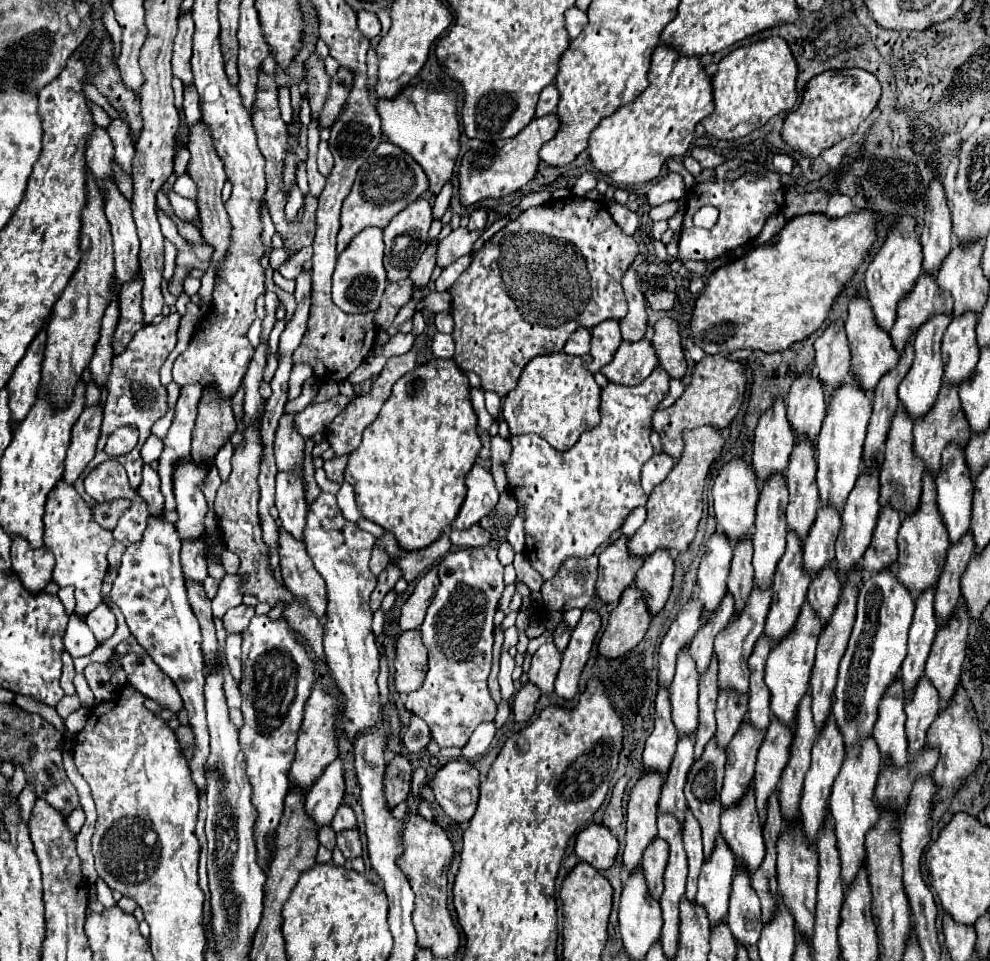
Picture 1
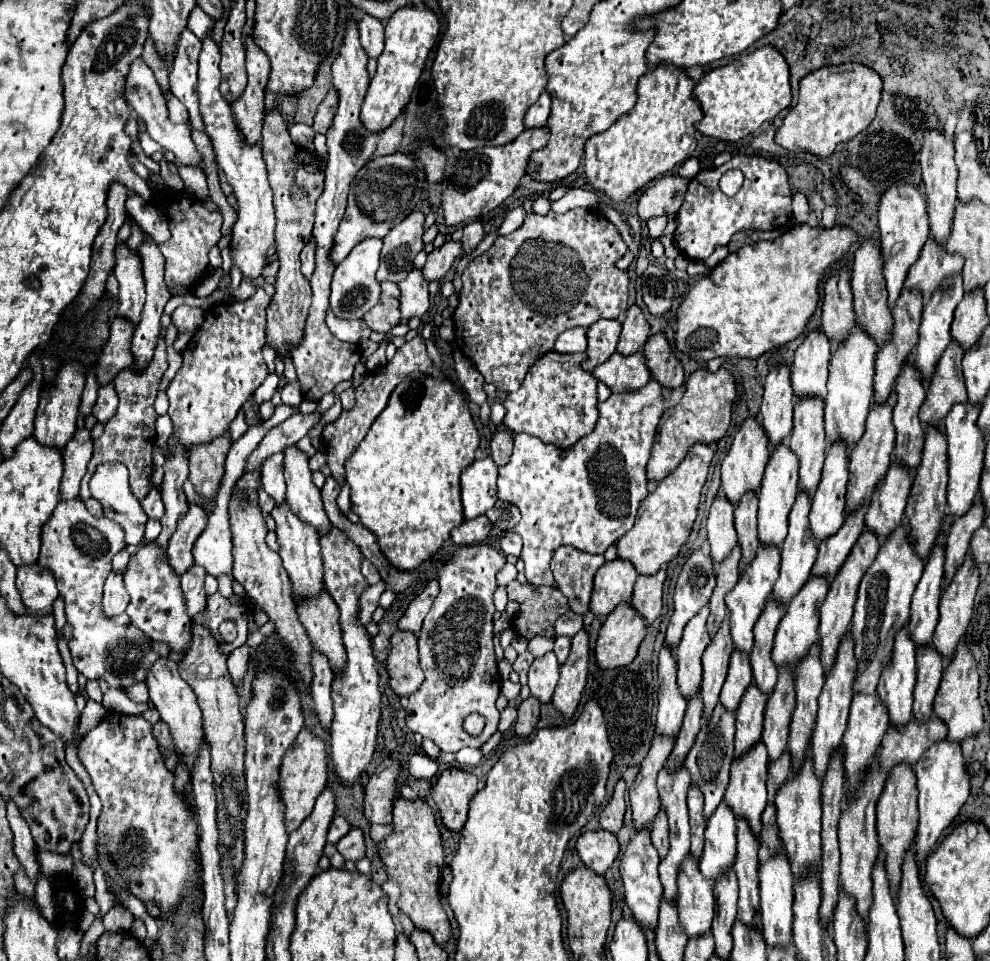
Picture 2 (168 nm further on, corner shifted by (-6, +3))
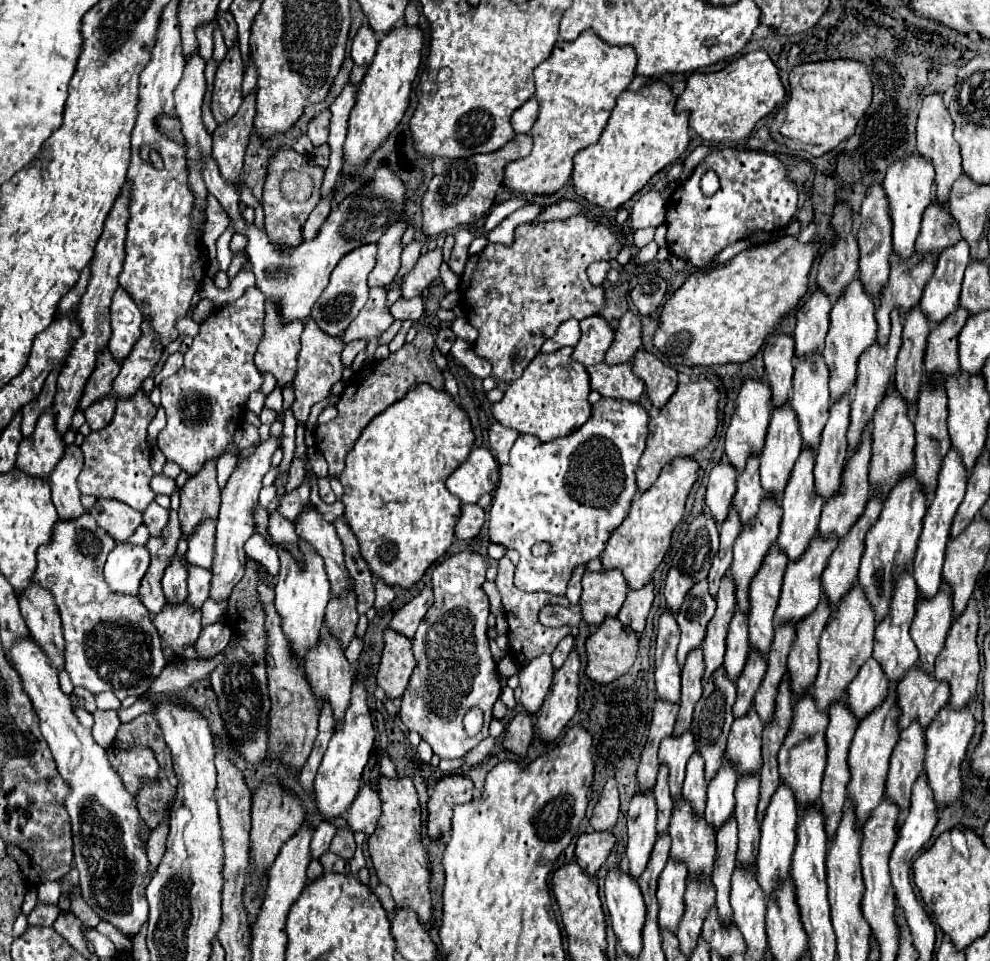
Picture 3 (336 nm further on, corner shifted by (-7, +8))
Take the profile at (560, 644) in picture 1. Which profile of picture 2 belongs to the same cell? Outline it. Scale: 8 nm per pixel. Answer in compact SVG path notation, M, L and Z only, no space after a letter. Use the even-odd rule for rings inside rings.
M559 636L559 638L555 638L555 648L553 648L553 652L557 654L559 664L563 664L563 662L567 660L569 646L571 646L571 638L569 638L569 636Z

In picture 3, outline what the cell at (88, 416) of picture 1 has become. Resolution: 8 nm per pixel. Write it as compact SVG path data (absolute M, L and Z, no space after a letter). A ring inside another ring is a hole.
M68 445L62 461L48 477L48 483L52 489L52 503L62 521L80 517L84 513L84 507L80 503L80 491L76 487L76 479L82 471L82 463L84 459L82 459L80 447Z

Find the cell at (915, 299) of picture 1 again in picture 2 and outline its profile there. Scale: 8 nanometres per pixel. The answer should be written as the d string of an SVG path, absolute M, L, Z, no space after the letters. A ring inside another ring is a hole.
M933 238L927 240L927 244L921 250L919 260L911 266L909 276L905 280L905 288L921 290L925 298L933 296L937 288L943 286L945 280L951 276L959 276L963 270L963 258L951 256L941 248Z

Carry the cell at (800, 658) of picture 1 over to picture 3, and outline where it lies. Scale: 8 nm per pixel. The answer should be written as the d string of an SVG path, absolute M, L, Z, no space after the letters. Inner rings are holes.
M816 533L816 539L812 539L812 543L808 545L808 551L796 559L790 561L784 573L784 583L782 583L782 595L780 595L780 605L776 609L774 615L774 623L798 623L800 619L804 619L806 615L810 615L818 601L820 601L820 593L822 593L822 585L820 585L820 575L828 563L828 557L832 555L832 551L836 549L838 539L832 539L832 535L828 535L828 539L820 539L820 533Z

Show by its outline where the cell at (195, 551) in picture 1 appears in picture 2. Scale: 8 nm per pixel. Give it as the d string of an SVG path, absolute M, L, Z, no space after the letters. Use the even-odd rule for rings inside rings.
M193 564L181 576L181 588L183 588L183 594L187 598L187 612L189 612L189 616L195 616L199 610L203 610L203 604L207 600L205 576L207 576L207 572L203 572L203 568L199 568L197 564Z

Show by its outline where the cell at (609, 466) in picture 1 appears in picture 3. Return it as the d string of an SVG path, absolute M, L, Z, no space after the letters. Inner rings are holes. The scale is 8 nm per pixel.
M600 399L594 407L592 407L592 417L588 419L588 423L584 423L580 429L576 429L572 435L564 437L564 439L554 439L554 441L548 441L548 443L542 443L540 439L534 439L532 435L520 435L510 451L510 461L506 465L500 467L500 483L498 483L498 489L494 491L494 499L492 499L492 507L490 507L490 517L488 517L488 535L490 535L490 541L492 543L498 543L506 549L514 549L518 551L520 559L516 563L516 571L514 571L514 585L526 593L534 593L534 591L548 591L548 593L554 593L554 595L564 595L566 593L566 585L568 585L568 579L572 575L572 571L580 565L586 565L588 561L596 559L602 555L604 547L606 547L606 541L610 539L612 531L624 521L624 517L628 515L630 511L630 501L636 493L636 481L634 481L634 471L638 467L638 459L644 451L644 445L646 445L646 437L648 437L648 413L638 405L638 403L632 403L632 401L622 401L622 399ZM536 543L548 543L550 545L550 551L546 557L534 557L532 555L532 545Z

